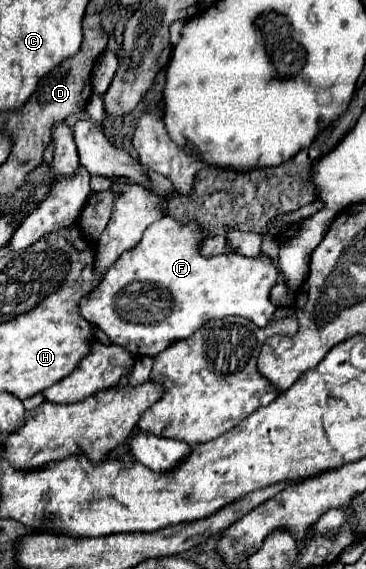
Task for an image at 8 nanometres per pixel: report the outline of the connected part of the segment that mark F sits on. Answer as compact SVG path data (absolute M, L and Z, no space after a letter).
M170 217L154 221L142 235L142 241L124 251L118 261L108 269L102 283L90 293L90 299L82 299L80 313L90 325L102 329L114 345L130 349L132 355L154 357L178 339L190 337L198 327L210 319L222 319L230 315L240 315L254 321L258 327L268 325L274 305L270 303L270 289L276 285L278 271L270 257L260 255L258 259L248 259L242 255L216 255L202 257L198 253L202 233L194 221L180 223Z

